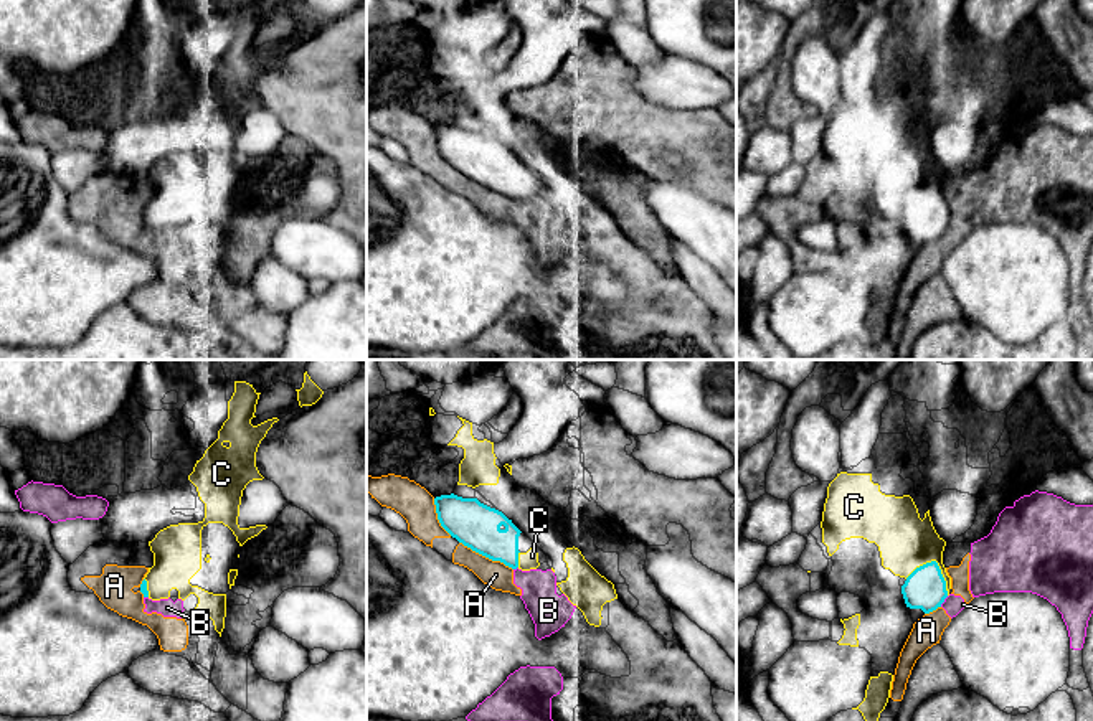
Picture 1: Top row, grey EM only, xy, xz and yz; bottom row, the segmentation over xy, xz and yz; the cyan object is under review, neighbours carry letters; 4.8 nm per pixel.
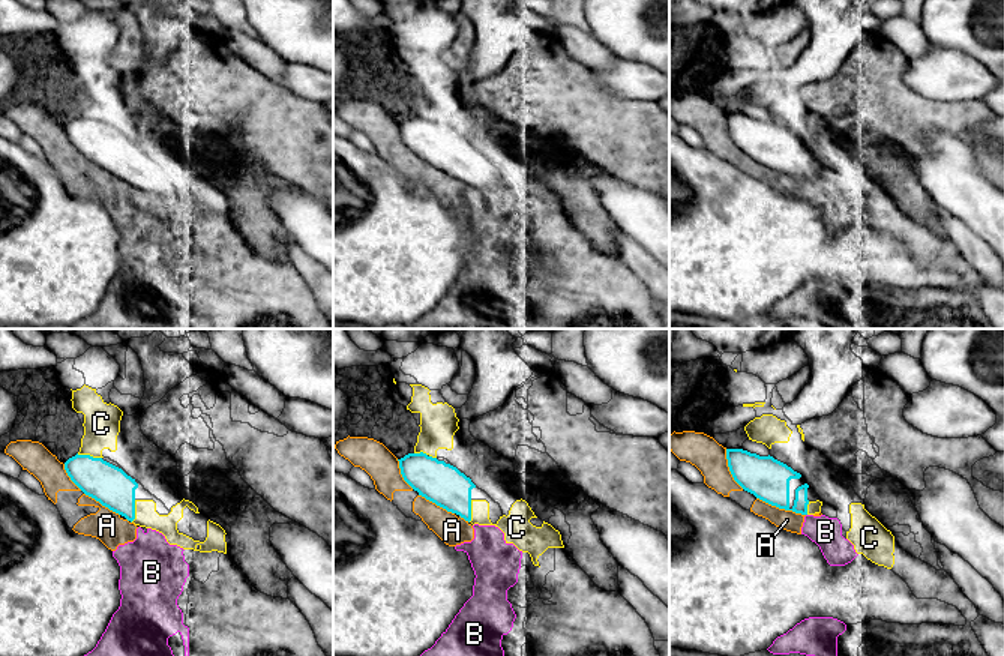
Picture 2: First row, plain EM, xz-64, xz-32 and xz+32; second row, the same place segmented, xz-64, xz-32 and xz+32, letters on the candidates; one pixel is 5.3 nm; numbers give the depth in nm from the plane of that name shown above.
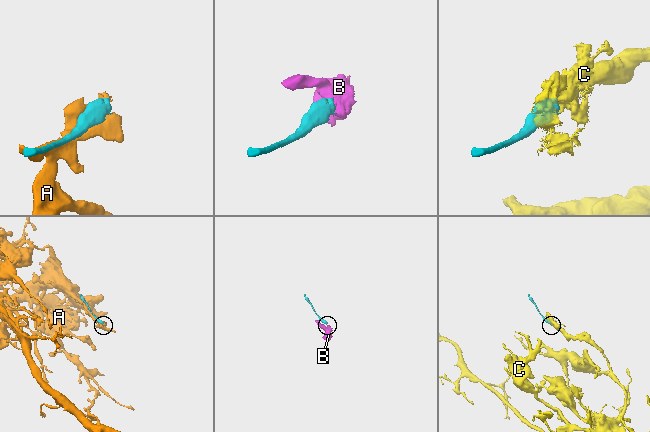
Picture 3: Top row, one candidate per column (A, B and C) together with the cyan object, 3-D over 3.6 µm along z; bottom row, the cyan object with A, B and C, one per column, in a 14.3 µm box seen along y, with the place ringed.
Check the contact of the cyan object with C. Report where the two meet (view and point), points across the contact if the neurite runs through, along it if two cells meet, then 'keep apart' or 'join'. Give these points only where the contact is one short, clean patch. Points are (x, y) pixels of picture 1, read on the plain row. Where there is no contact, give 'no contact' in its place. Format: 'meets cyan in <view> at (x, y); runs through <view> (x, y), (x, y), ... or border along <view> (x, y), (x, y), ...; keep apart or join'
meets cyan in yz at (936, 193); keep apart

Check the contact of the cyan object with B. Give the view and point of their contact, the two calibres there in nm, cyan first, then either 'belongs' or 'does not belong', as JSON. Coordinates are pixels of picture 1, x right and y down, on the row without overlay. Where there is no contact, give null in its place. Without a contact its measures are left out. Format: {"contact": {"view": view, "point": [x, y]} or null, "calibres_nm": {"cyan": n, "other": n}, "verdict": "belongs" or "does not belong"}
{"contact": {"view": "yz", "point": [943, 231]}, "calibres_nm": {"cyan": 200, "other": 100}, "verdict": "does not belong"}

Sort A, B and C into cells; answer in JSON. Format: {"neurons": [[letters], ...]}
{"neurons": [["A"], ["B"], ["C"]]}

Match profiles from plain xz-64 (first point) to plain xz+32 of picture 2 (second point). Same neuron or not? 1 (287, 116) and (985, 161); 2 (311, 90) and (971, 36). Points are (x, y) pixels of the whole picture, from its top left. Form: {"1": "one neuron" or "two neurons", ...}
{"1": "one neuron", "2": "two neurons"}

